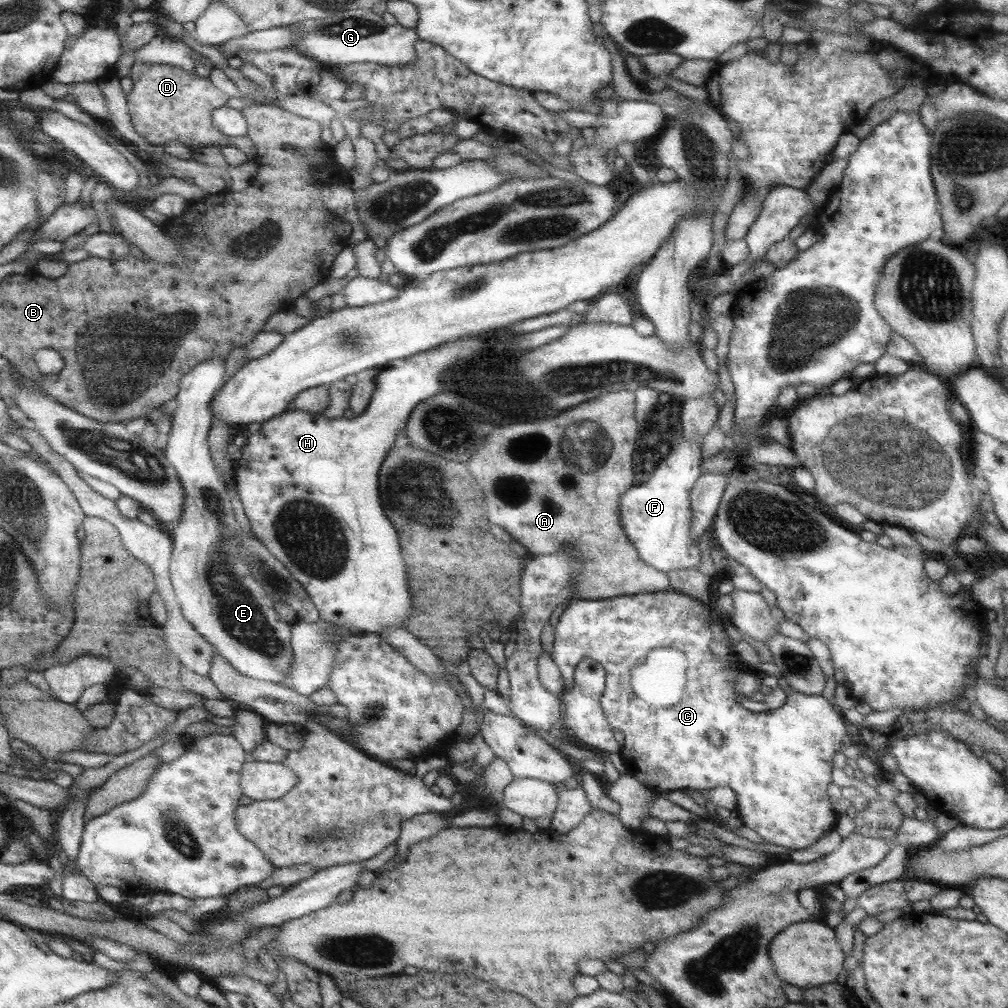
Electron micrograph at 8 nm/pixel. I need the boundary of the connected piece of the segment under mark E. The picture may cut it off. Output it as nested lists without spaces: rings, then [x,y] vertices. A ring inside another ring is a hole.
[[[209,357],[197,365],[180,381],[180,391],[176,396],[177,408],[173,412],[167,458],[175,465],[186,490],[186,508],[183,518],[169,527],[175,544],[171,562],[171,578],[185,618],[207,638],[215,652],[227,660],[239,674],[249,679],[259,679],[282,684],[285,673],[293,659],[290,643],[290,628],[293,623],[281,619],[273,609],[274,601],[266,594],[265,588],[250,574],[250,567],[239,559],[238,523],[233,515],[231,500],[220,480],[220,474],[210,457],[209,432],[213,424],[210,402],[223,384],[226,358]]]

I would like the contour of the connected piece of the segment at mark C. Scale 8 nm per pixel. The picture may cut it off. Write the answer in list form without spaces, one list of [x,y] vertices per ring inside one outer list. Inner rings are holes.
[[[674,590],[667,592],[638,593],[633,595],[620,595],[607,599],[578,599],[573,597],[565,602],[565,608],[561,612],[556,627],[554,629],[554,641],[552,644],[551,660],[557,666],[564,687],[571,688],[574,685],[573,674],[575,666],[586,661],[597,662],[605,671],[604,690],[600,696],[600,707],[612,730],[618,730],[624,736],[623,744],[619,750],[620,758],[626,768],[626,773],[636,778],[641,784],[651,790],[664,793],[682,788],[696,789],[697,791],[715,788],[716,786],[728,786],[736,794],[736,807],[738,817],[743,825],[754,830],[764,842],[785,846],[785,848],[799,850],[813,846],[817,839],[828,830],[833,829],[836,819],[836,812],[827,800],[827,785],[831,782],[831,770],[833,770],[834,754],[839,752],[844,736],[847,736],[843,713],[836,710],[836,707],[827,702],[827,696],[805,695],[801,692],[787,689],[785,703],[776,709],[769,709],[764,712],[751,712],[747,710],[739,701],[740,695],[734,691],[735,675],[743,673],[743,668],[739,662],[729,664],[729,660],[723,658],[713,658],[709,653],[709,640],[711,640],[711,629],[707,623],[708,616],[712,613],[709,604],[701,604],[699,600],[681,594]],[[718,730],[722,741],[716,745],[709,742],[708,732]],[[657,771],[664,774],[664,778],[657,775]]]

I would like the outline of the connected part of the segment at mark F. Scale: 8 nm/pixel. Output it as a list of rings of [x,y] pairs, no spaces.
[[[680,438],[659,462],[649,480],[631,485],[619,499],[619,521],[625,537],[645,565],[661,573],[695,569],[699,565],[699,548],[691,540],[689,493],[701,474],[700,440]]]

